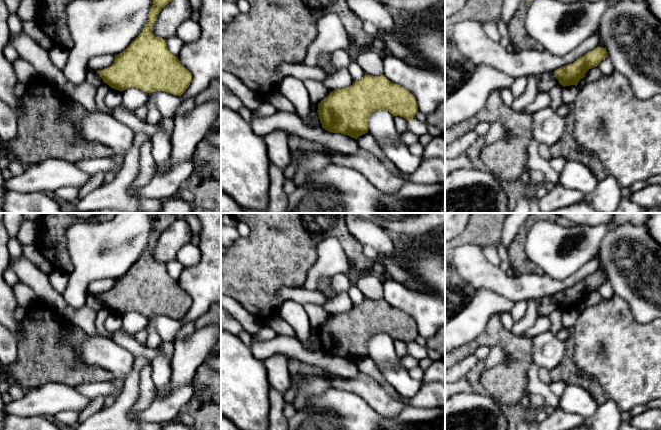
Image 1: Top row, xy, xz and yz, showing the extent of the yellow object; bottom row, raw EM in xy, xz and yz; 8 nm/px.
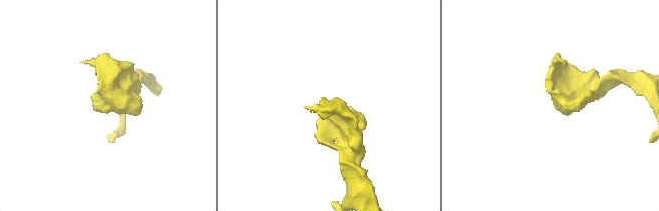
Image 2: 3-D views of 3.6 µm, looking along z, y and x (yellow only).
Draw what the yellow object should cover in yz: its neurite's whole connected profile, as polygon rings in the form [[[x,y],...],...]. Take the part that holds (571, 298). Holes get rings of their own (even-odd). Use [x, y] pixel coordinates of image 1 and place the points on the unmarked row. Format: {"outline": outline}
{"outline": [[[598,270],[574,287],[555,294],[555,301],[558,303],[559,308],[564,311],[570,309],[577,310],[578,306],[585,301],[589,293],[597,291],[607,281],[606,273]]]}

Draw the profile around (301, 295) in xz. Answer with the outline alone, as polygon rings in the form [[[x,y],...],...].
[[[281,288],[277,291],[277,296],[282,303],[291,300],[302,305],[323,305],[326,302],[325,296],[322,293],[316,290],[307,290],[305,288]]]

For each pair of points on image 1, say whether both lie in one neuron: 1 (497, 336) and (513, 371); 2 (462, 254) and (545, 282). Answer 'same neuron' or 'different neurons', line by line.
1: same neuron
2: same neuron

